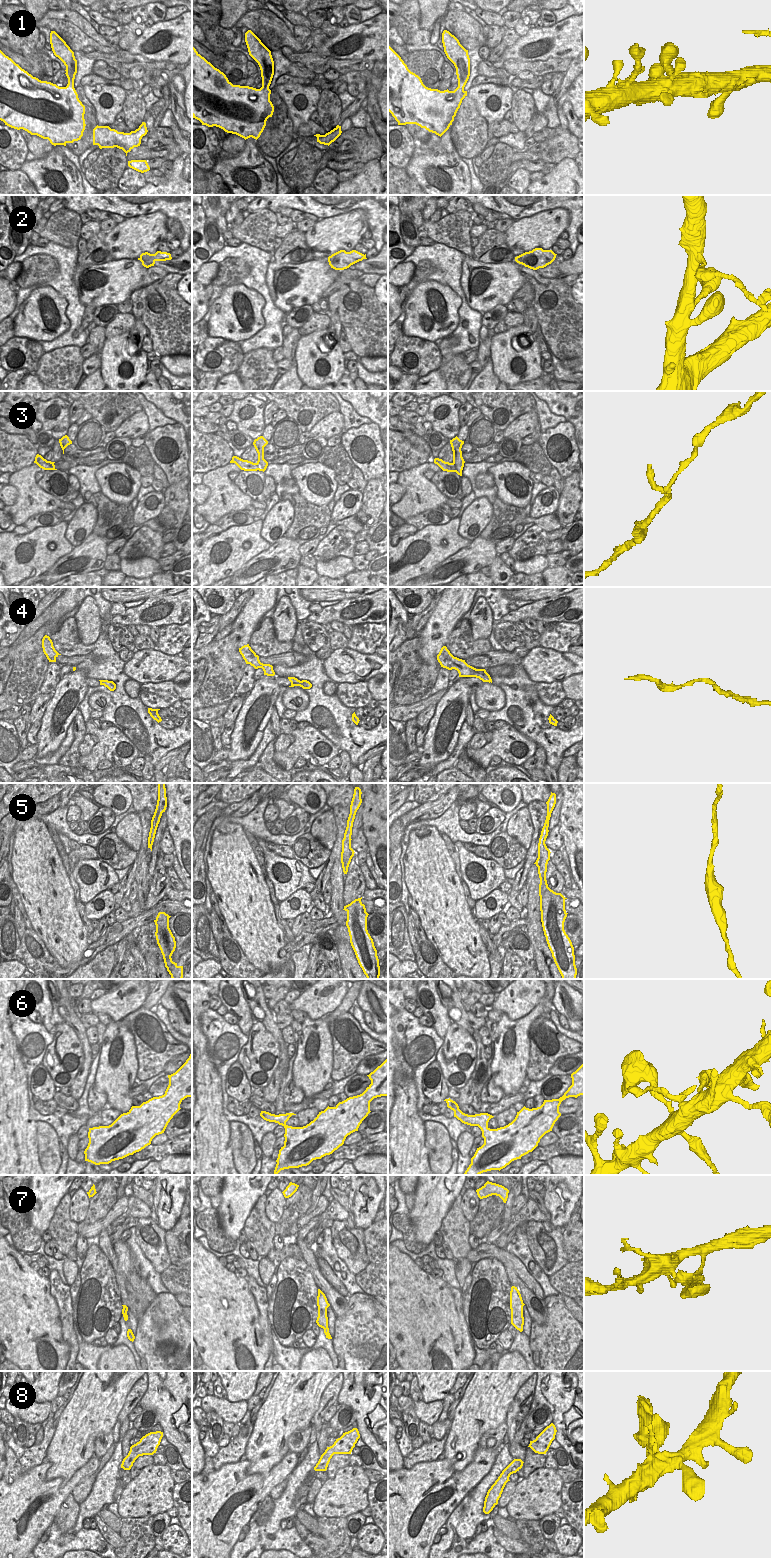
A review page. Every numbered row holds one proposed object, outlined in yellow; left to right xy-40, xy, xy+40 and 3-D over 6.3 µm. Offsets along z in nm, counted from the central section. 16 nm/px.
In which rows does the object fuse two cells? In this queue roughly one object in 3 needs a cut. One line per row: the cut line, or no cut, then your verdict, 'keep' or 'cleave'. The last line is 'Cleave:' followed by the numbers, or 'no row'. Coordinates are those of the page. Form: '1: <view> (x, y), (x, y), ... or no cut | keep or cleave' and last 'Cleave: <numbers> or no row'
1: no cut | keep
2: xy+40 (549, 250), (546, 264) | cleave
3: xy (252, 462), (248, 470) | cleave
4: no cut | keep
5: no cut | keep
6: no cut | keep
7: xy (324, 1329), (328, 1330) | cleave
8: no cut | keep
Cleave: 2, 3, 7

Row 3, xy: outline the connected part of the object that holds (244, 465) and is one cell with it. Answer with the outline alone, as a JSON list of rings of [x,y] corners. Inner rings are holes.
[[[233,456],[230,463],[235,463],[241,470],[249,471],[250,465],[253,463],[248,460],[243,460],[237,456]]]

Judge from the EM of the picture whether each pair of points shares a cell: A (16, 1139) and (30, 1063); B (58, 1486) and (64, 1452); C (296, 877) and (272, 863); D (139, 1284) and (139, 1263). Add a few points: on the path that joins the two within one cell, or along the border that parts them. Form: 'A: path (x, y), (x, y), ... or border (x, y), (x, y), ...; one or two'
A: border (21, 1059), (26, 1074), (29, 1104); two
B: border (81, 1466), (67, 1481), (60, 1477), (45, 1479); two
C: path (291, 870), (286, 863), (279, 861); one
D: border (131, 1253), (133, 1267), (154, 1293); two

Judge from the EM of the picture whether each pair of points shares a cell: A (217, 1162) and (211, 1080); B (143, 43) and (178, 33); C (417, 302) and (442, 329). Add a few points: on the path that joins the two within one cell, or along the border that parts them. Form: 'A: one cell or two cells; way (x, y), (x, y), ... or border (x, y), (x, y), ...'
A: one cell; way (211, 1142), (211, 1100)
B: one cell; way (152, 36), (159, 30), (169, 31)
C: one cell; way (427, 309), (431, 313), (441, 314), (445, 319)

